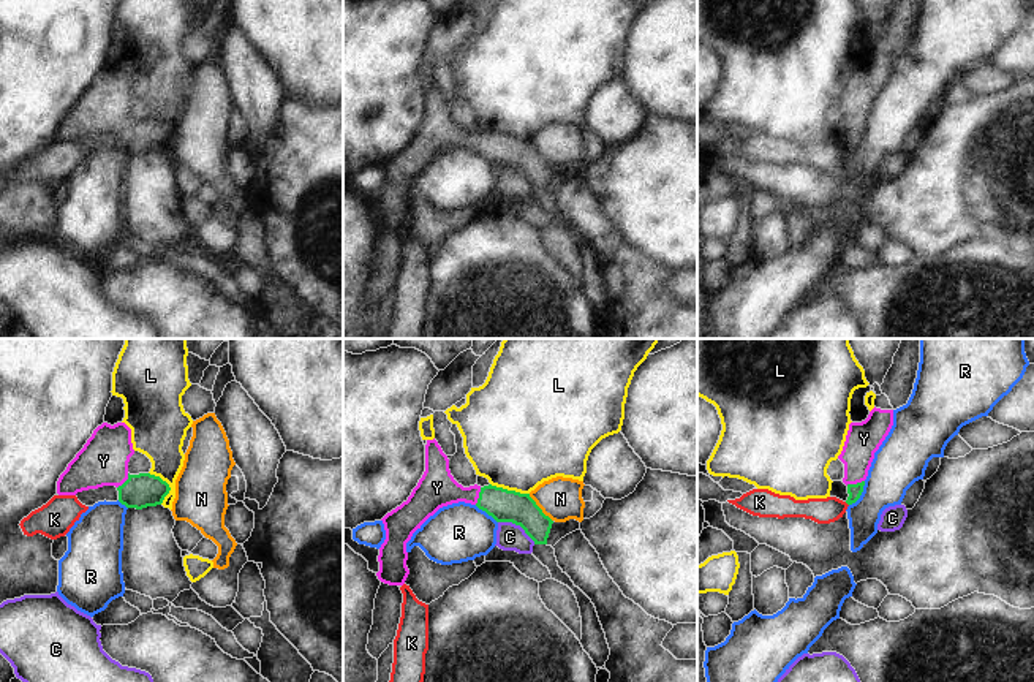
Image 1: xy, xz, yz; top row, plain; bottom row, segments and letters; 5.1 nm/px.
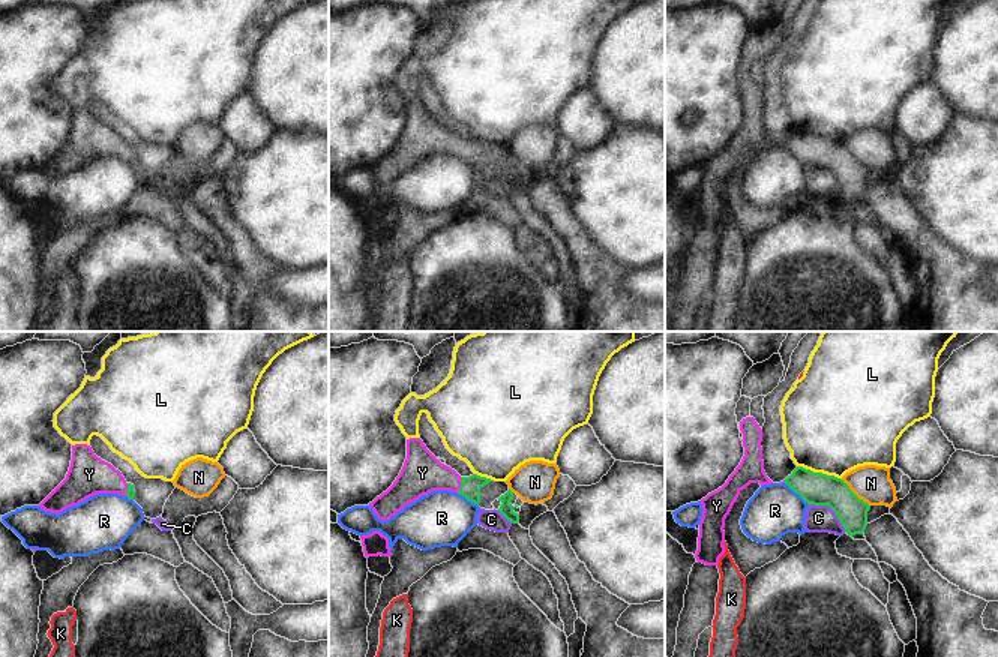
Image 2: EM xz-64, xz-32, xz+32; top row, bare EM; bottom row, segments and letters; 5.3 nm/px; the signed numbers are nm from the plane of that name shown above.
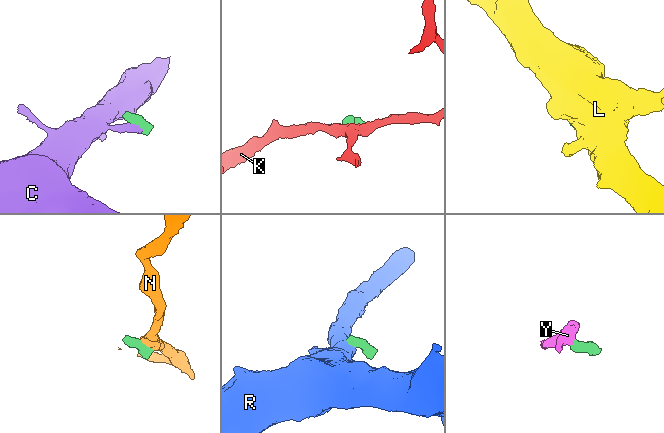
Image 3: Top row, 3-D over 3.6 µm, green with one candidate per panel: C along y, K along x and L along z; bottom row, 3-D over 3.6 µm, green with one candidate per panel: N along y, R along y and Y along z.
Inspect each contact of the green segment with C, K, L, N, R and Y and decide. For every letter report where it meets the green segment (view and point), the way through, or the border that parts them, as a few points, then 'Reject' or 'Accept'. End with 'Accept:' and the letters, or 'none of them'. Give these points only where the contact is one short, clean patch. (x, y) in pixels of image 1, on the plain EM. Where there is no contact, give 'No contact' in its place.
C: Touches green at xz (517, 170). Boundary: xz (498, 166), (517, 170), (535, 189). Reject
K: No contact. Reject
L: Touches green at xy (168, 130). Boundary: xy (149, 117), (160, 122), (169, 133), (162, 149). Reject
N: Touches green at xz (539, 154). Boundary: xz (528, 140), (552, 166). Reject
R: Touches green at yz (860, 140). Boundary: yz (865, 127), (862, 140), (849, 151). Reject
Y: Touches green at yz (854, 130). Path across: yz (854, 136), (854, 130), (857, 98), (864, 84). Accept
Accept: Y.

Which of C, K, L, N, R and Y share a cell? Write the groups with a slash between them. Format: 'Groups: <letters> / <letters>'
Groups: C / K / L / N / R / Y.

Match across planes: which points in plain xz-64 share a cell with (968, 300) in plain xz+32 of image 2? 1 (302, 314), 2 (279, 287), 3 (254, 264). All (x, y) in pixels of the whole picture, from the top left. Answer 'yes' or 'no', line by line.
1: yes
2: no
3: yes

